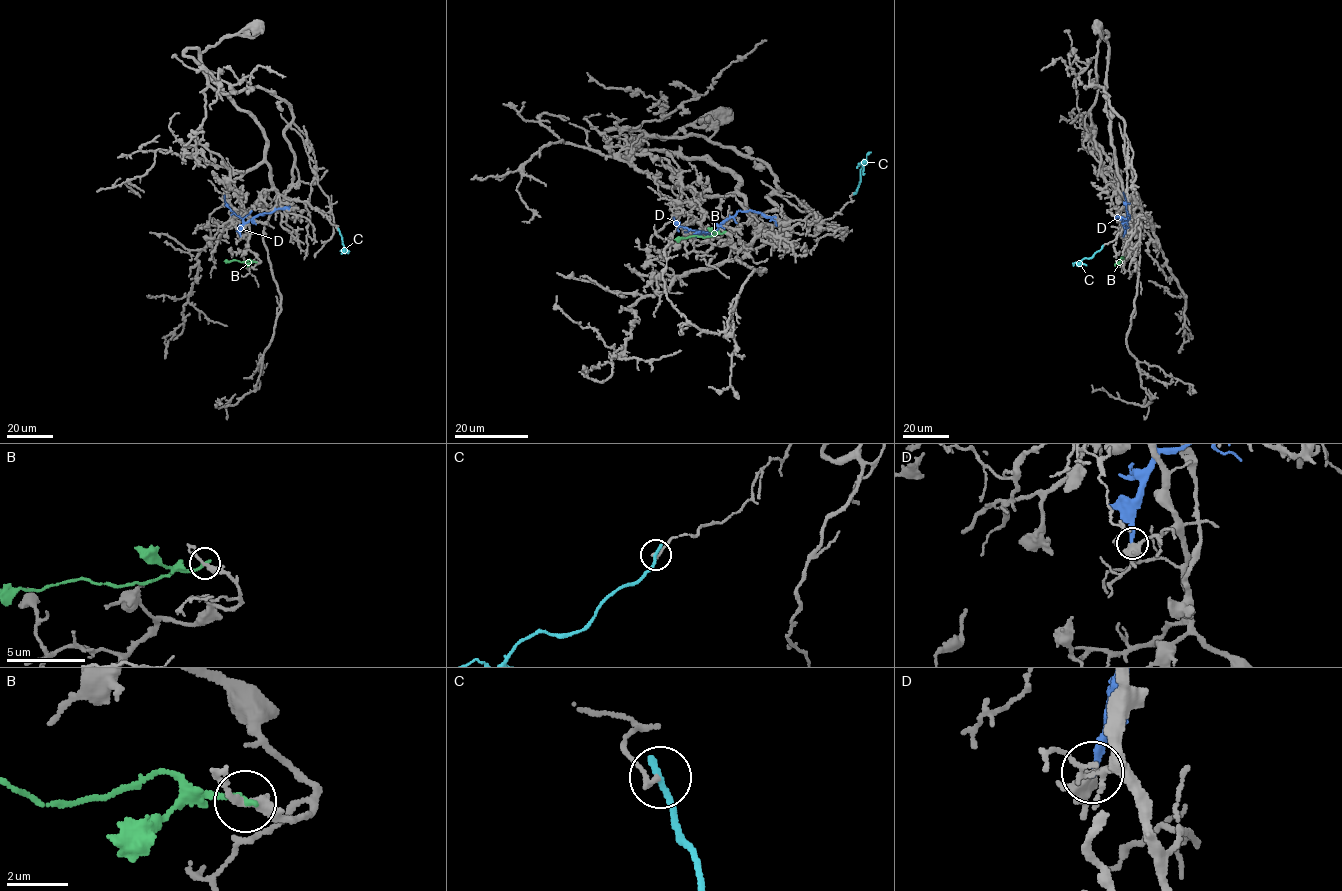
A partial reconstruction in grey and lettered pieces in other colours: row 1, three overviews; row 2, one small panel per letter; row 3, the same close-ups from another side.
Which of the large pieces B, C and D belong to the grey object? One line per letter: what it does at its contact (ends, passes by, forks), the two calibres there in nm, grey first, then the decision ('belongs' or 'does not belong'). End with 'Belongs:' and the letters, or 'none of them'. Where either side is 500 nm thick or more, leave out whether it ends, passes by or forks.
B: it ends | 280/200 nm | does not belong
C: it ends | 140/240 nm | does not belong
D: it ends | 400/260 nm | does not belong
Belongs: none of them

